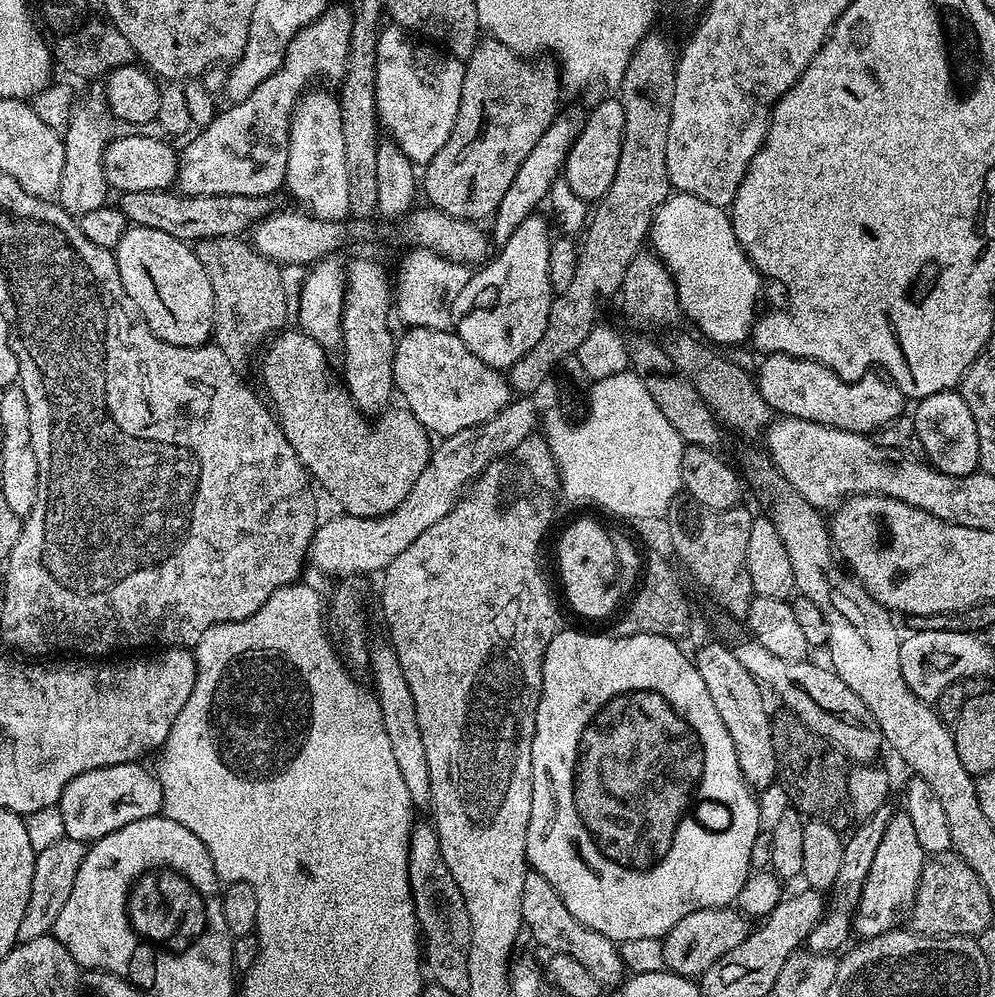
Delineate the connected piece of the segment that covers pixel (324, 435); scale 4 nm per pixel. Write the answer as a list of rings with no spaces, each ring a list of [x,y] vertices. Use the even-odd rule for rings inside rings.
[[[289,330],[281,331],[279,335],[267,345],[267,348],[269,347],[268,353],[264,356],[264,365],[261,366],[260,372],[264,375],[264,388],[268,391],[269,397],[267,396],[267,399],[270,401],[270,407],[276,417],[276,421],[278,421],[281,428],[283,428],[286,438],[290,442],[290,446],[294,446],[294,454],[298,454],[298,458],[302,462],[304,469],[308,471],[309,477],[314,478],[315,483],[319,485],[319,487],[321,484],[326,491],[332,492],[333,498],[344,507],[341,509],[343,509],[347,515],[361,516],[362,518],[376,518],[377,516],[384,516],[387,512],[393,512],[406,498],[406,494],[410,494],[414,482],[418,482],[418,474],[422,474],[422,470],[426,470],[428,459],[431,458],[432,449],[434,447],[433,437],[430,435],[428,429],[422,426],[422,422],[418,422],[418,418],[414,418],[414,414],[403,406],[389,407],[370,422],[369,417],[365,416],[364,413],[357,408],[355,401],[348,395],[348,389],[344,387],[343,383],[338,382],[337,377],[335,380],[335,378],[328,373],[328,360],[324,357],[327,356],[326,349],[318,342],[314,342],[314,338],[310,338],[302,330],[295,330],[296,332],[288,331]]]

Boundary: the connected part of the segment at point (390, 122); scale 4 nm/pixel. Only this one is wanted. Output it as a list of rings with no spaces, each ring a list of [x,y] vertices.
[[[389,23],[381,27],[380,37],[376,39],[376,115],[381,127],[395,141],[402,154],[412,160],[413,165],[427,166],[434,154],[446,146],[462,102],[464,70],[465,65],[458,57],[431,42],[413,38],[400,25]]]

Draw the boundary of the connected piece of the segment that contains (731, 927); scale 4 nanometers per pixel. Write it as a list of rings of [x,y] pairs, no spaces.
[[[735,907],[699,908],[694,914],[686,914],[682,922],[674,925],[662,938],[664,942],[664,967],[679,976],[699,978],[704,975],[714,962],[718,962],[734,946],[738,946],[750,931],[749,917]]]

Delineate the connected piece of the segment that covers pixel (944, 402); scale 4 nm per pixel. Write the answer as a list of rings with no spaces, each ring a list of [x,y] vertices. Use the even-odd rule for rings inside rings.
[[[959,391],[930,394],[919,400],[915,408],[916,412],[911,413],[912,425],[916,428],[919,447],[924,447],[927,463],[947,476],[968,476],[979,469],[978,430],[974,426],[974,414],[970,414],[970,406],[966,406]]]

